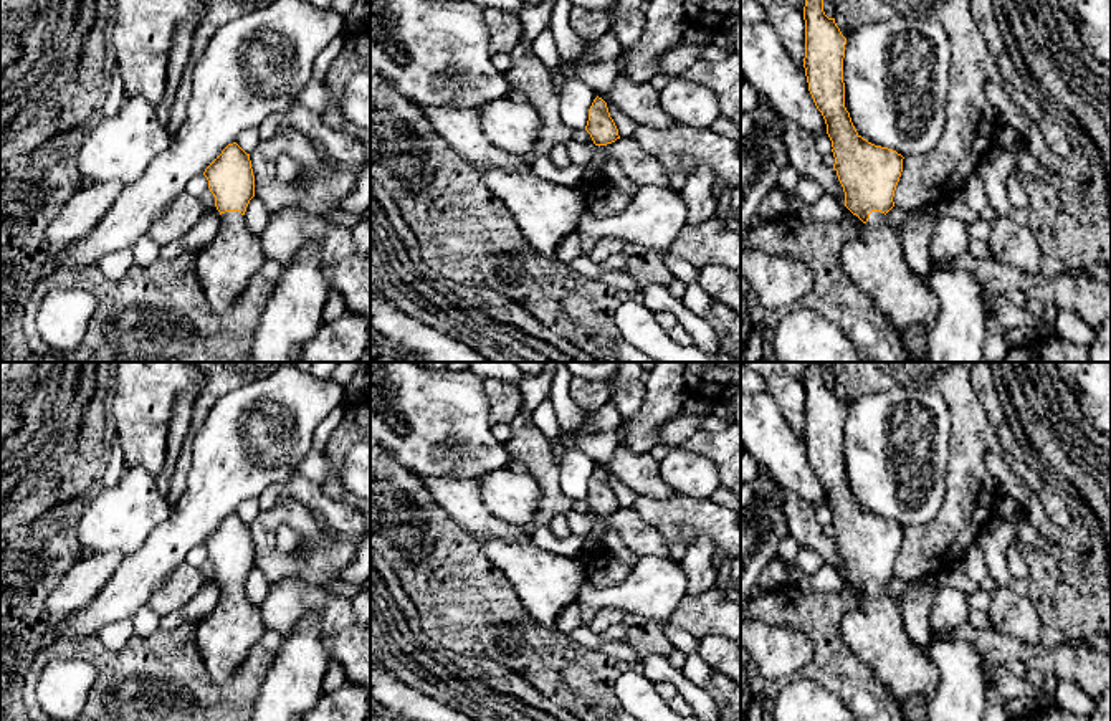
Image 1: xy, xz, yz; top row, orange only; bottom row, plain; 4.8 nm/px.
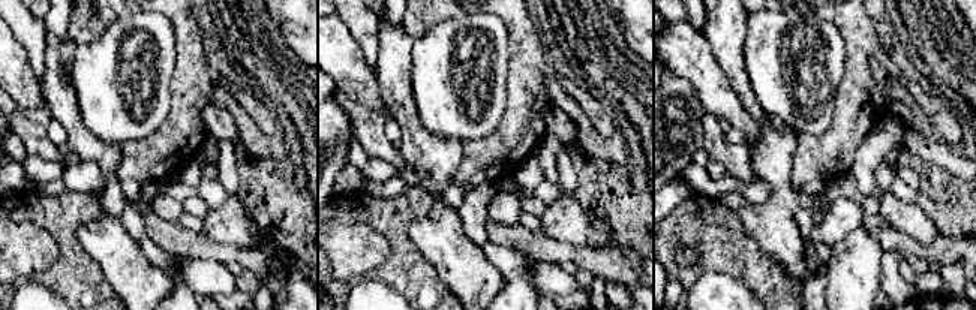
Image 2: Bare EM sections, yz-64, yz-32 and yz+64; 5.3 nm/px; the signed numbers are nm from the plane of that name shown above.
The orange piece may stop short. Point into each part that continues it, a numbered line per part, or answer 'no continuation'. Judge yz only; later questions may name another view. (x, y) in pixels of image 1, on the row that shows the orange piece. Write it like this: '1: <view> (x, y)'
1: yz (873, 260)

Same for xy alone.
1: xy (224, 268)

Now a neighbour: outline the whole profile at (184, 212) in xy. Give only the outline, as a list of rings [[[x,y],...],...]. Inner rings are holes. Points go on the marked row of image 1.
[[[184,192],[170,203],[167,212],[152,223],[147,235],[157,245],[165,246],[187,235],[202,215],[203,207],[200,198]]]

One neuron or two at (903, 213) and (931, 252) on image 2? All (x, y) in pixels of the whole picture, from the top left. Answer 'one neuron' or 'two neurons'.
two neurons

